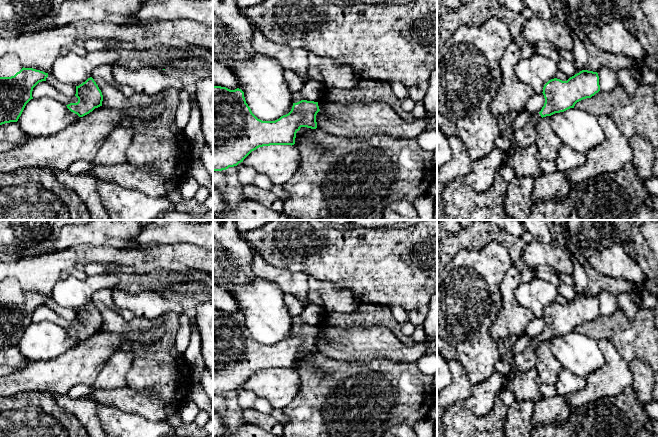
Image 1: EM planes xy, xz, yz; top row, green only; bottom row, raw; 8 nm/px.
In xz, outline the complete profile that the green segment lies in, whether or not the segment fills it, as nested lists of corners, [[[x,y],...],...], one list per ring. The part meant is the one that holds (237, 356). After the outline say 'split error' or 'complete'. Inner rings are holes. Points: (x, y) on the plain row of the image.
[[[213,310],[213,395],[222,395],[237,390],[259,371],[270,369],[292,370],[295,368],[296,357],[301,351],[316,353],[316,339],[320,335],[318,326],[303,324],[299,316],[292,319],[292,324],[293,330],[288,338],[275,345],[262,345],[252,337],[241,313],[230,314],[226,311]]]; split error

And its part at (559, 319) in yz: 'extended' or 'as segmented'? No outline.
extended

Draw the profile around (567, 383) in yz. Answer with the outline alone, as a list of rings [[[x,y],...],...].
[[[561,368],[555,387],[557,394],[567,396],[569,394],[583,390],[585,385],[585,378],[577,376],[567,369]]]

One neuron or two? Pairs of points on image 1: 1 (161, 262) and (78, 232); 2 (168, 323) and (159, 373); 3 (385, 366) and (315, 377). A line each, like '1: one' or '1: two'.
1: two
2: one
3: one

